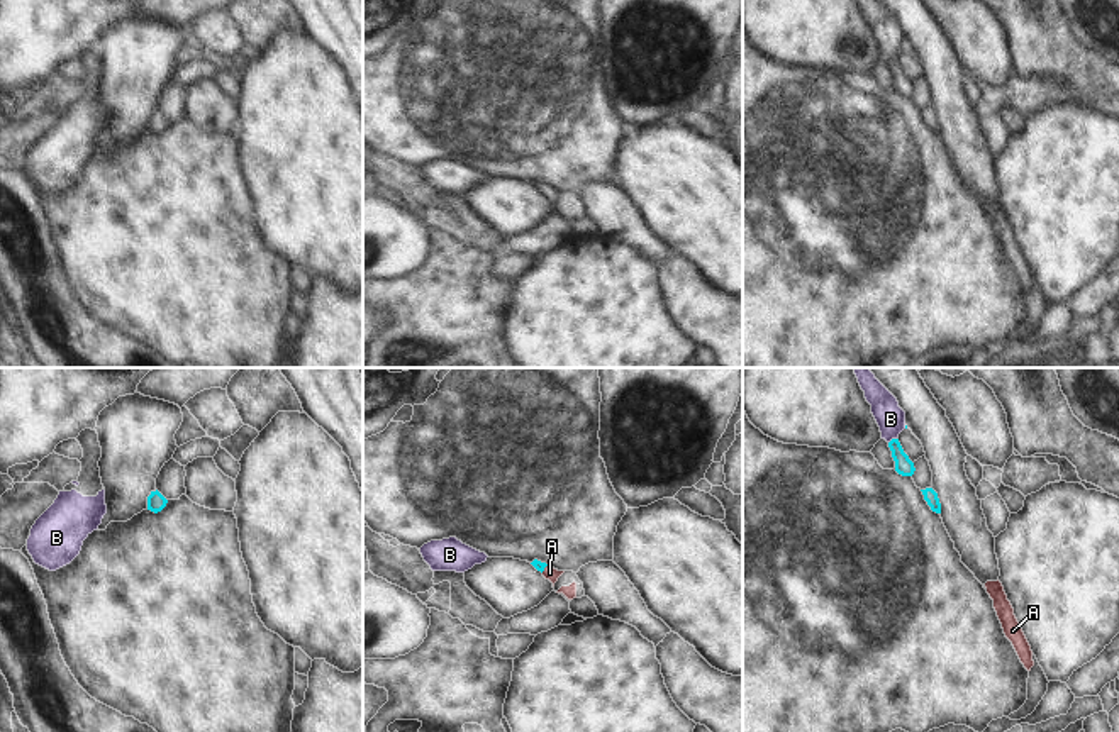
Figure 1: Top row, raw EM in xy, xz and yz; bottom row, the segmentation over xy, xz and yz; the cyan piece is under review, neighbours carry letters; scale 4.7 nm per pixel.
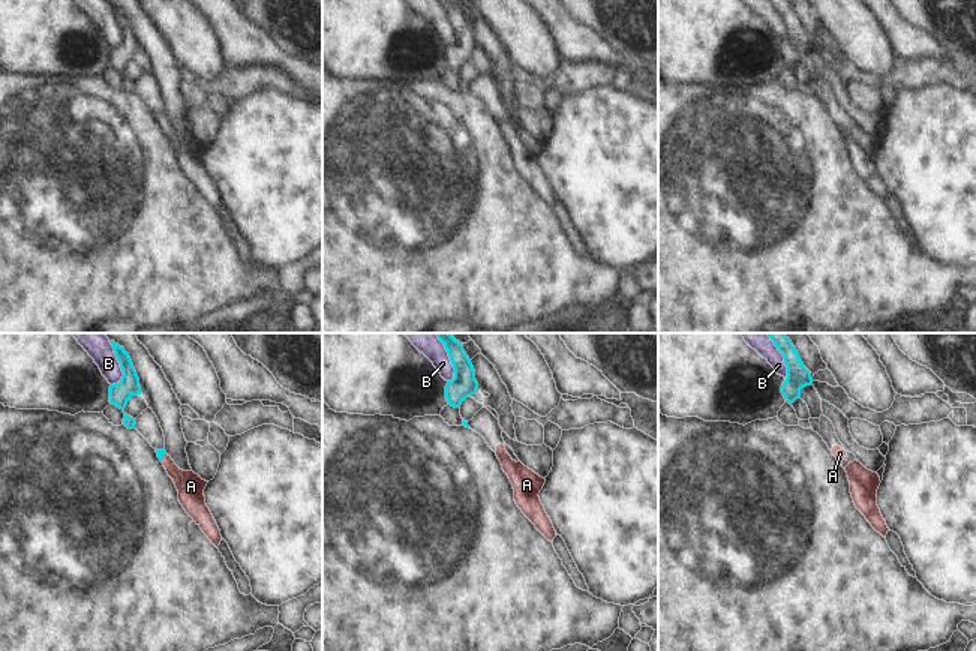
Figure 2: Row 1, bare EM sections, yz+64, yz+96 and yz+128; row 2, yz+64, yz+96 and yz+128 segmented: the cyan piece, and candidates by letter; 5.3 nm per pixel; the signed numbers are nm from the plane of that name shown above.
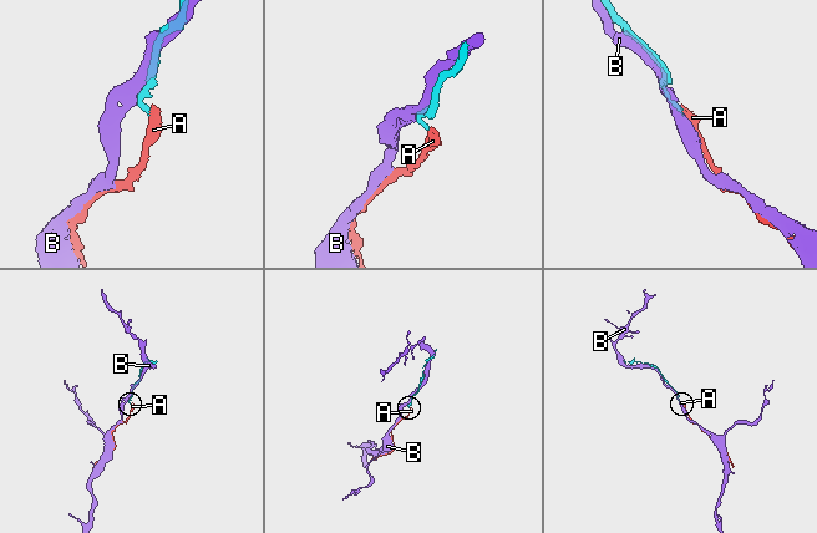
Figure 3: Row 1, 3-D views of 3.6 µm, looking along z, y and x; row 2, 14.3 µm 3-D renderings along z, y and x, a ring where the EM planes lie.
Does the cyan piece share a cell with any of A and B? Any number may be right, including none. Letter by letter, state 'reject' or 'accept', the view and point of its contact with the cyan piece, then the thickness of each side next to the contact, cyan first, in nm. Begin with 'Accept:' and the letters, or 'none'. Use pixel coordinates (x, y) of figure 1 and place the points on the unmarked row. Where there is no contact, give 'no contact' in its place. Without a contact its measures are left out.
Accept: A
A: accept; contact xz (545, 187); calibres 50 and 70 nm
B: reject; contact yz (892, 60); calibres 90 and 140 nm

